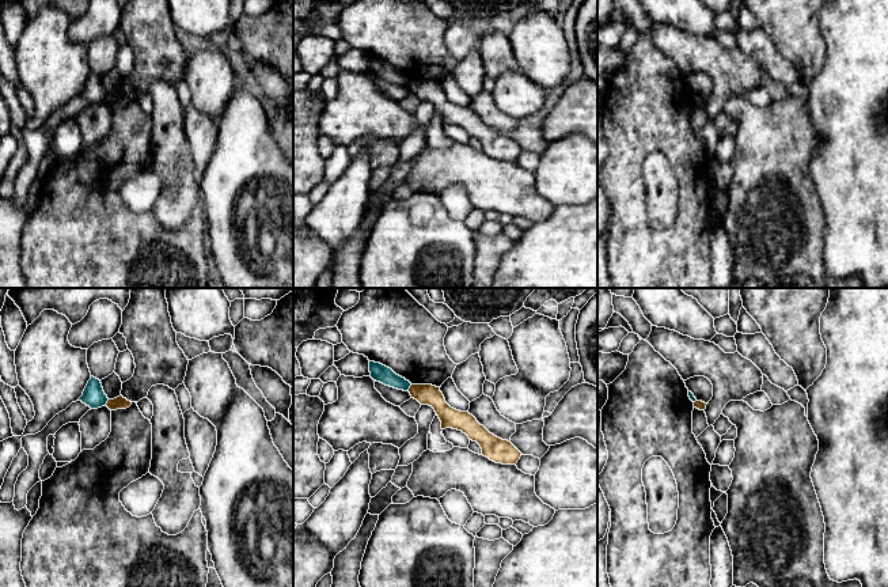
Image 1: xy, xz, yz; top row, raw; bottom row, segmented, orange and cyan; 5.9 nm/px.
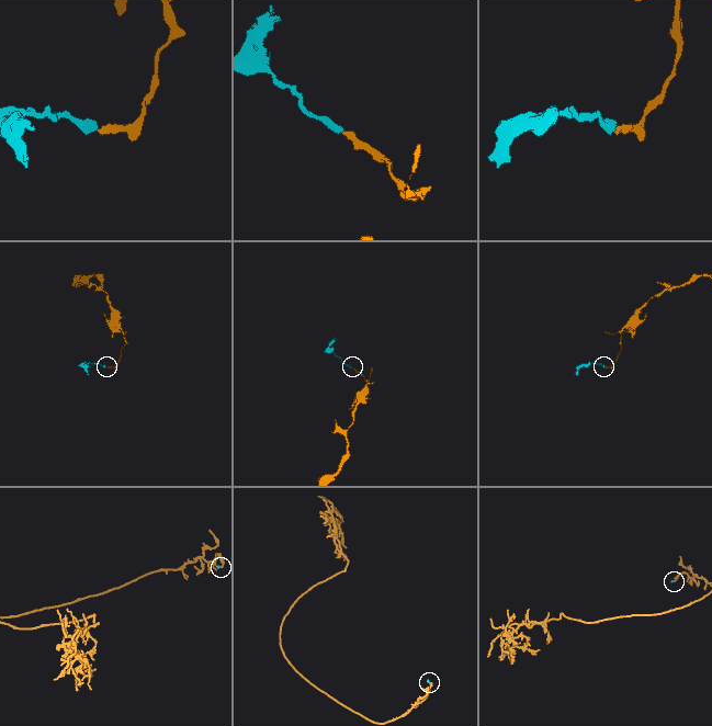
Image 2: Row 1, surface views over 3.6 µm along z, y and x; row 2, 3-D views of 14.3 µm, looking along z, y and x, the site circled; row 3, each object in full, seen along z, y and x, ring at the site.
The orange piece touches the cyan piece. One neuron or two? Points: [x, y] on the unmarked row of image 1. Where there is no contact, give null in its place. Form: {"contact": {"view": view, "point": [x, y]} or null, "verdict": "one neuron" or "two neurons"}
{"contact": {"view": "xy", "point": [107, 98]}, "verdict": "two neurons"}

